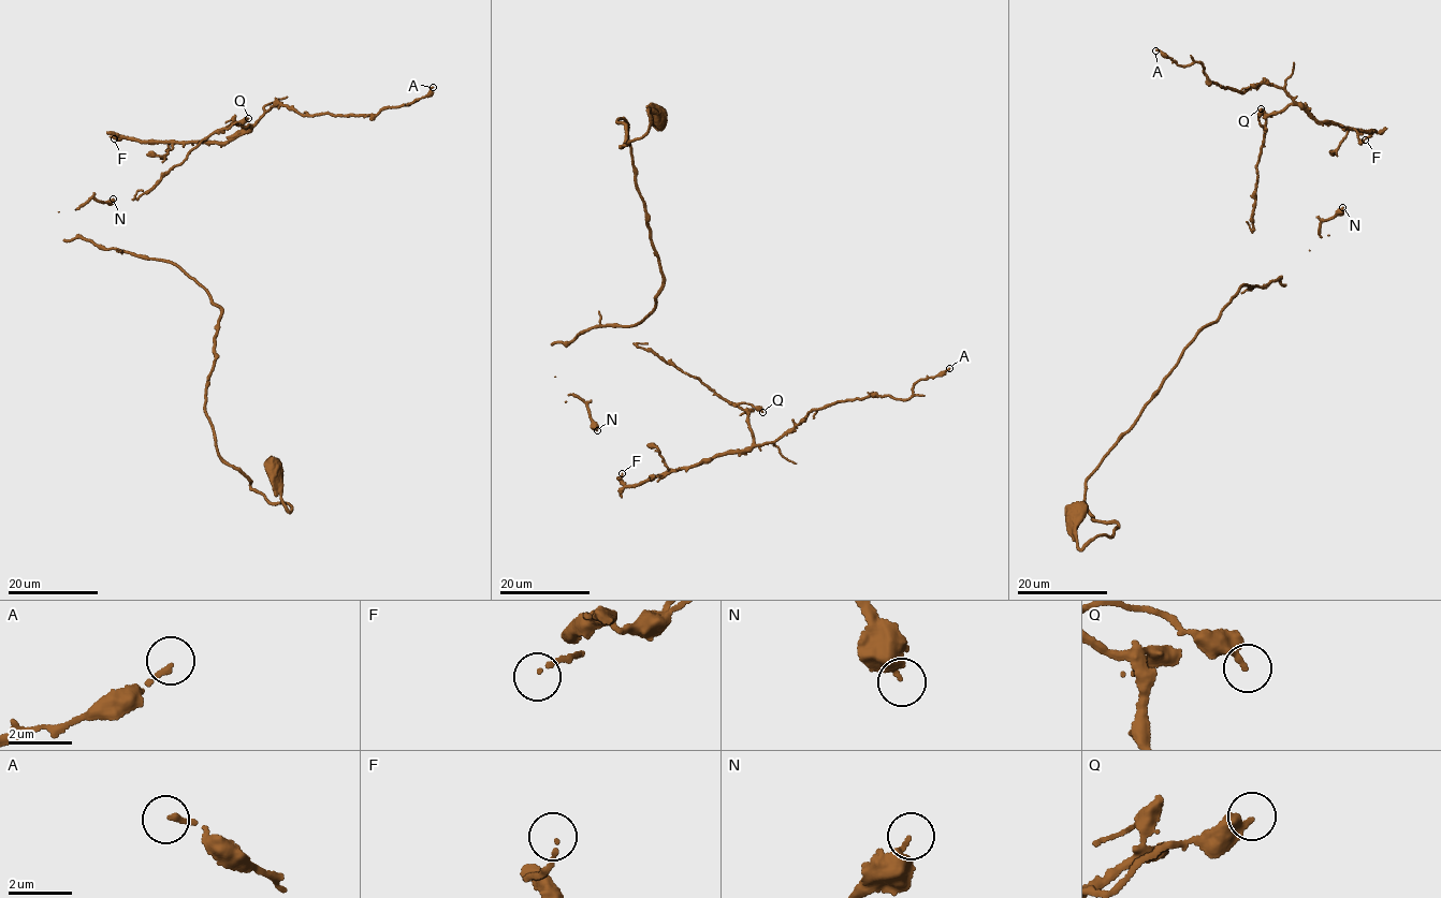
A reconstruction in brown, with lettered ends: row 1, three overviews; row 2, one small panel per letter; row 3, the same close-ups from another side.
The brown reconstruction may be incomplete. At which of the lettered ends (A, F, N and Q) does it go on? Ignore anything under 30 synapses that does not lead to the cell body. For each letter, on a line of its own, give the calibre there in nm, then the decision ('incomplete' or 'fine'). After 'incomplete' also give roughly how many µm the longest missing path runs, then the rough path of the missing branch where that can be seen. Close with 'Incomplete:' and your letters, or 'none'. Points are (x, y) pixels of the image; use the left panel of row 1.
A: 140 nm | fine
F: 100 nm | fine
N: 360 nm | incomplete | 60 µm | (113, 199), (129, 199), (146, 189), (177, 160), (173, 151), (187, 148), (204, 127), (208, 94)
Q: 360 nm | fine
Incomplete: N

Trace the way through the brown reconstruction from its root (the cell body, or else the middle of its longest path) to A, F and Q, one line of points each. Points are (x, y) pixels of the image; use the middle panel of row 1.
A: (655, 117), (621, 146), (617, 121), (657, 303), (597, 327), (737, 403), (755, 444), (949, 368)
F: (655, 117), (621, 146), (617, 121), (657, 303), (597, 327), (737, 403), (753, 444), (622, 473)
Q: (655, 117), (621, 146), (617, 121), (664, 275), (657, 303), (597, 327), (762, 412)

